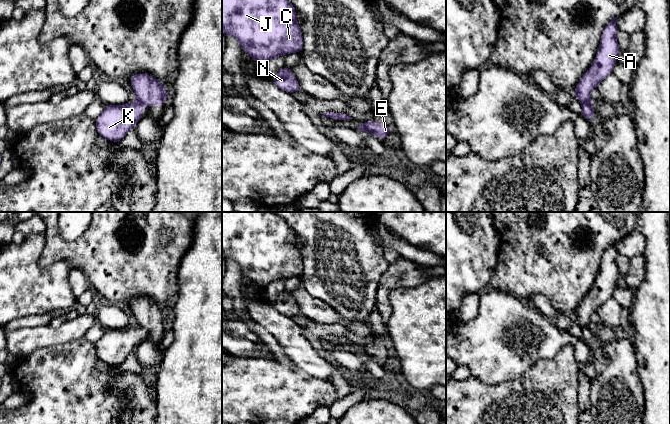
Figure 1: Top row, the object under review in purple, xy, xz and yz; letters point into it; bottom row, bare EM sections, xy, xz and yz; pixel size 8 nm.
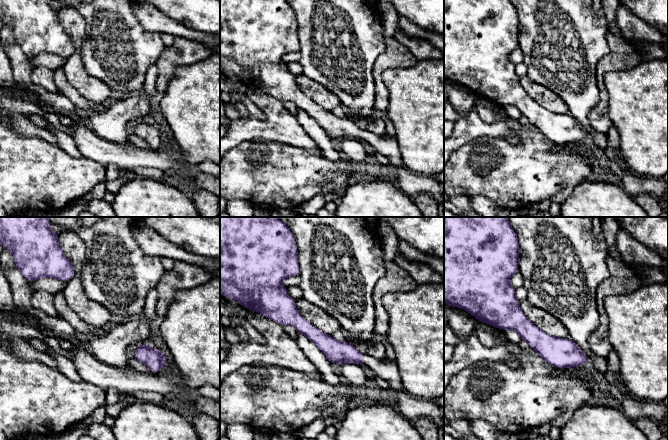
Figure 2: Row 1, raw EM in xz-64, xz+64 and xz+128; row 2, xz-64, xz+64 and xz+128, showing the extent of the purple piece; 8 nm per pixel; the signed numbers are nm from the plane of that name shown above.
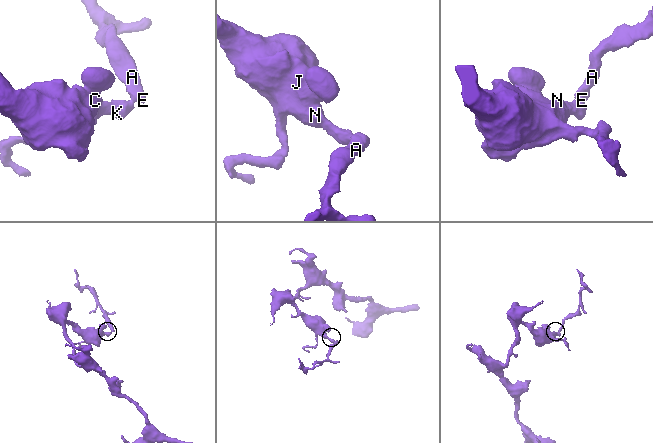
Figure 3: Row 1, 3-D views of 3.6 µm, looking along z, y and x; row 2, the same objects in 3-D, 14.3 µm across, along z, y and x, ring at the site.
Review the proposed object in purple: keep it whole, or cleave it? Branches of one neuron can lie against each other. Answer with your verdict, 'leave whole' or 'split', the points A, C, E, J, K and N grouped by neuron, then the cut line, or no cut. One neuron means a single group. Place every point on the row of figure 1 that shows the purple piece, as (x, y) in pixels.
split; A E / C J K N; cut in yz along (590, 101), (585, 101), (582, 104)

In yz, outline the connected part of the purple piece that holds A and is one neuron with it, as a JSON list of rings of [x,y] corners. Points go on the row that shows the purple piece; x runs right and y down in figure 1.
[[[613,18],[604,27],[595,61],[591,64],[591,68],[580,78],[579,84],[573,90],[581,104],[591,102],[591,90],[597,88],[607,76],[613,73],[616,59],[621,52],[616,40],[617,31],[616,18]]]

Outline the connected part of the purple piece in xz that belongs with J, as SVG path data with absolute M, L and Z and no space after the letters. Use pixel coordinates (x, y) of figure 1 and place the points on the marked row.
M222 0L222 32L232 35L259 66L259 74L272 58L301 53L304 39L296 19L296 8L288 0Z

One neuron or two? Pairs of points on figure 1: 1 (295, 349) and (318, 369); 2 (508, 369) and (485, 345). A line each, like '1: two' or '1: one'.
1: one
2: one

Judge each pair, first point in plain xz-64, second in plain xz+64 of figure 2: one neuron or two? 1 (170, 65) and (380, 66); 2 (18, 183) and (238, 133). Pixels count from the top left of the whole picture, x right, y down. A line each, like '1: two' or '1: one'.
1: one
2: two

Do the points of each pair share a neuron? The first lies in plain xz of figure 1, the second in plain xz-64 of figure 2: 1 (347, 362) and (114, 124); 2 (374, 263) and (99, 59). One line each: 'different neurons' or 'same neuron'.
1: same neuron
2: same neuron

